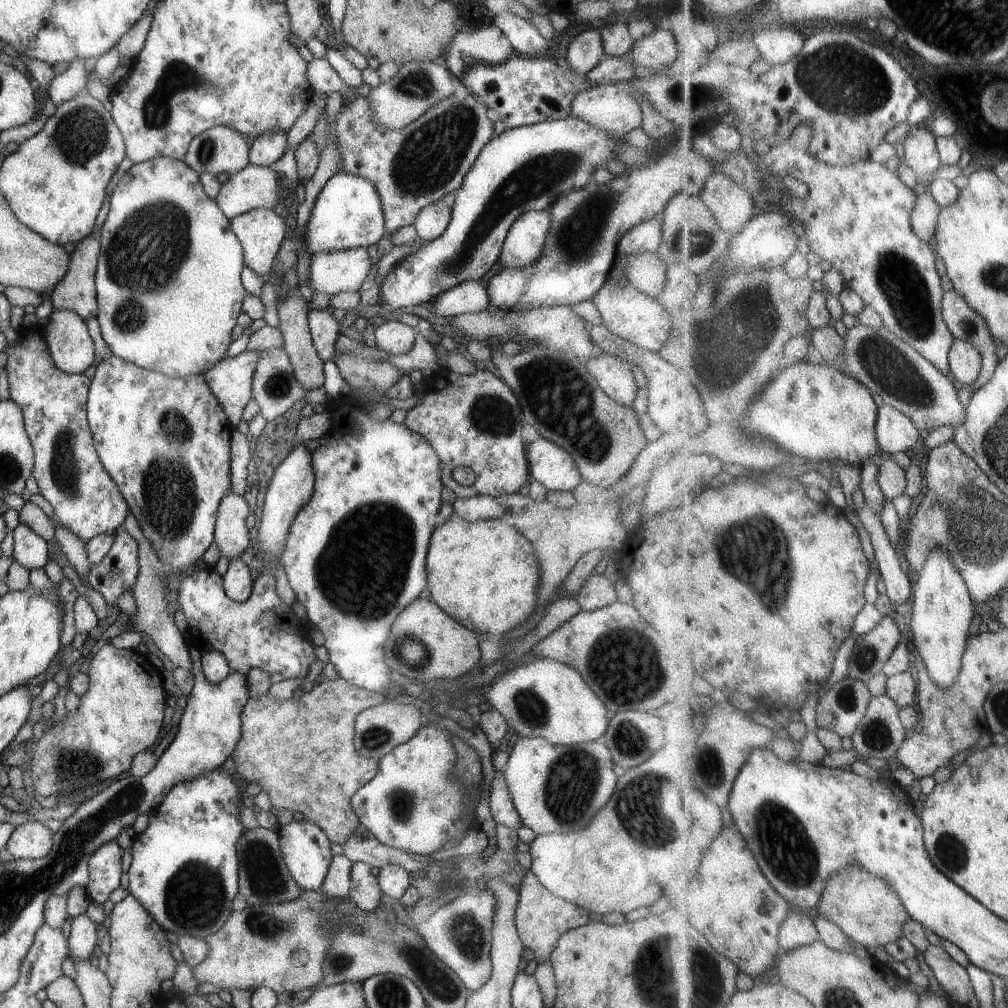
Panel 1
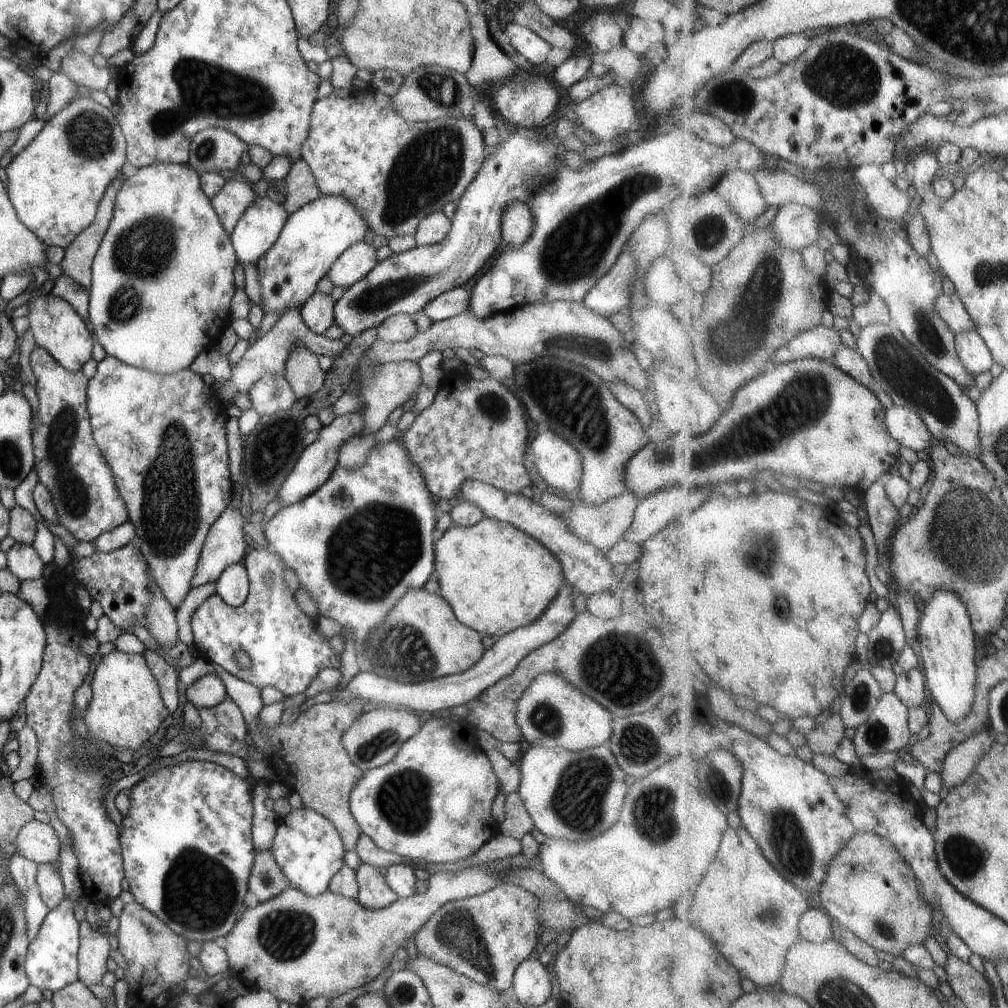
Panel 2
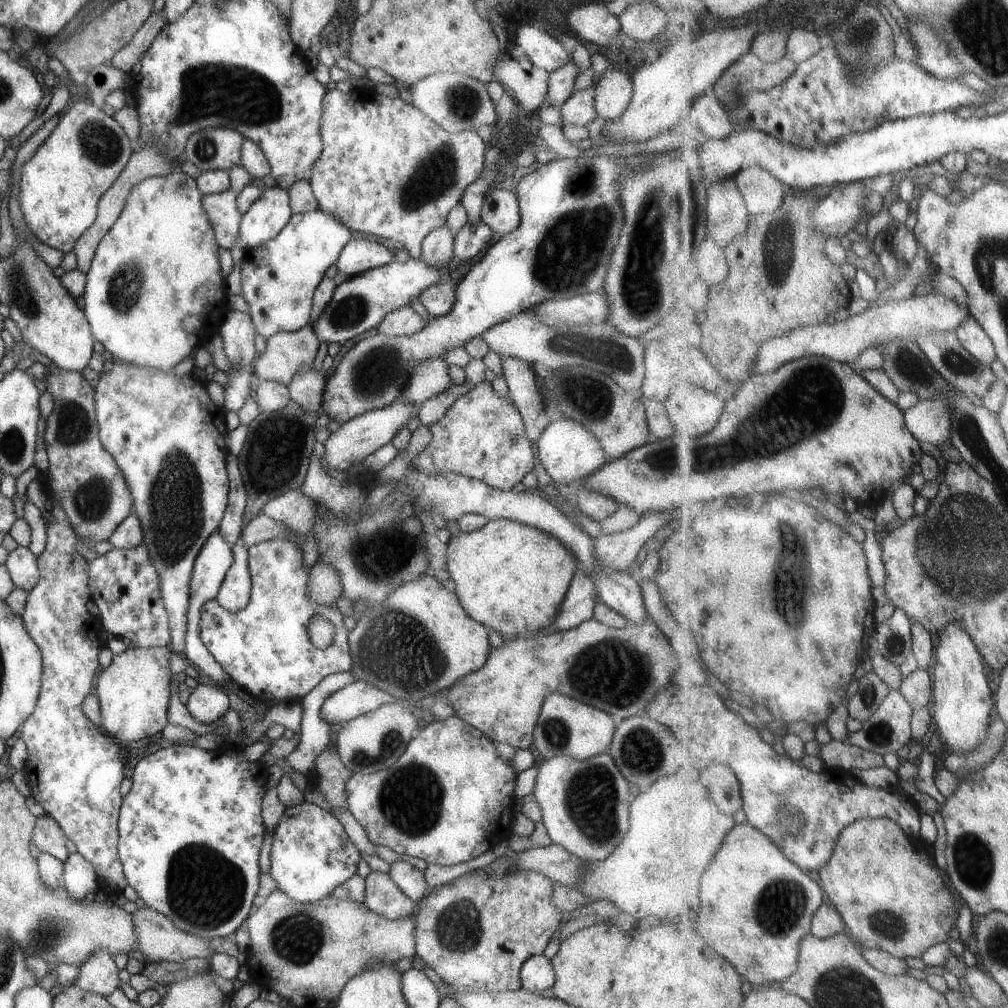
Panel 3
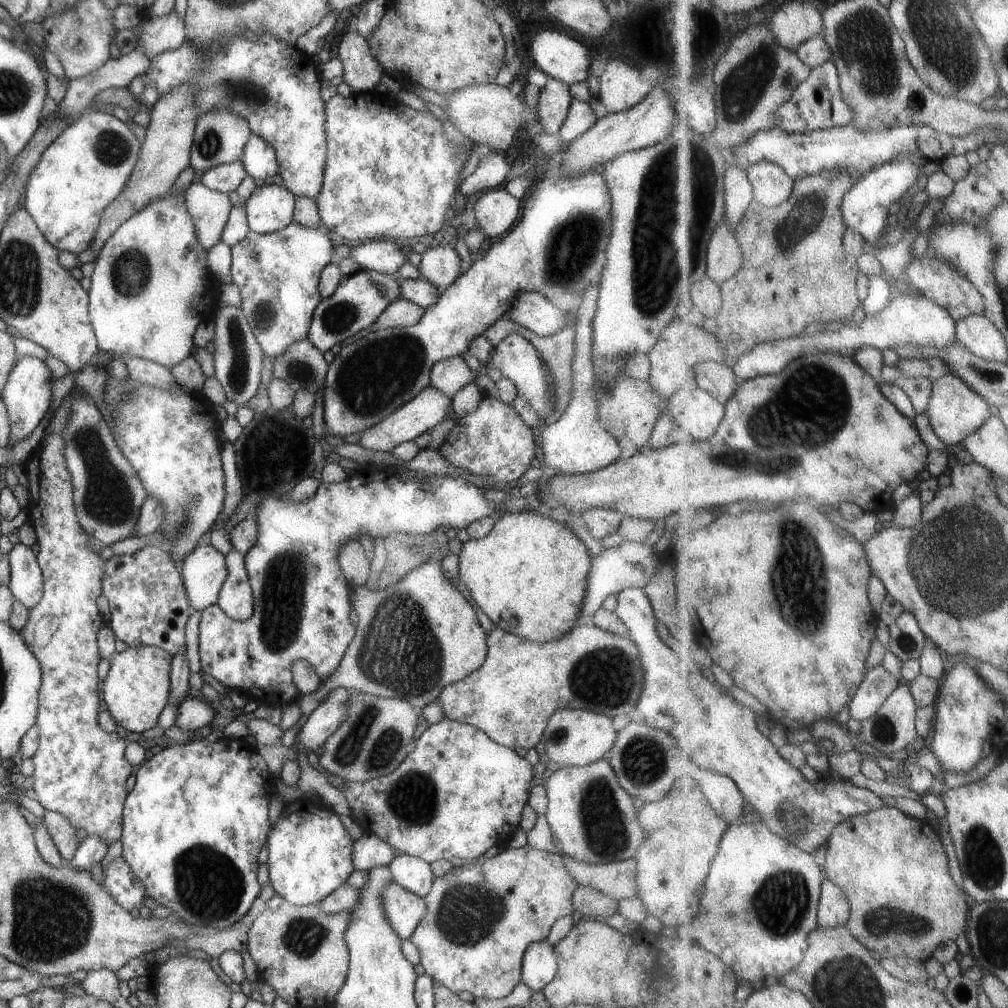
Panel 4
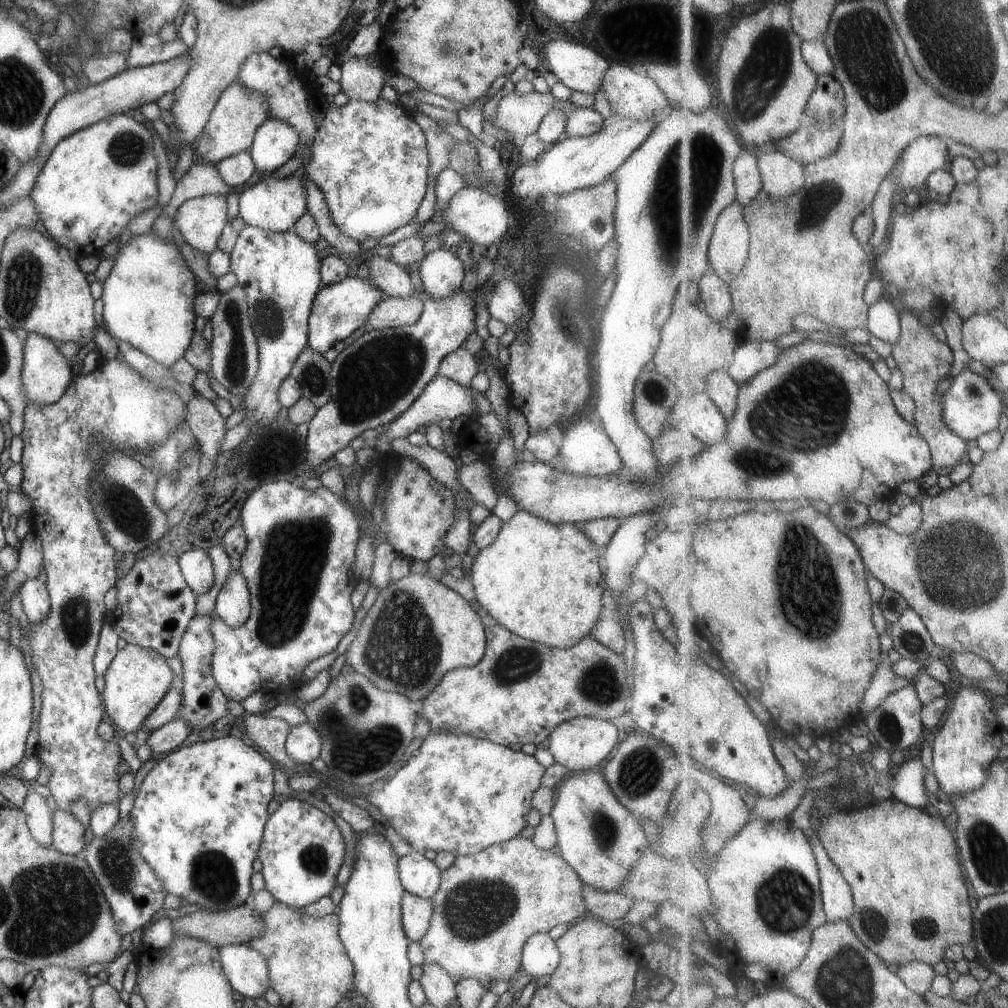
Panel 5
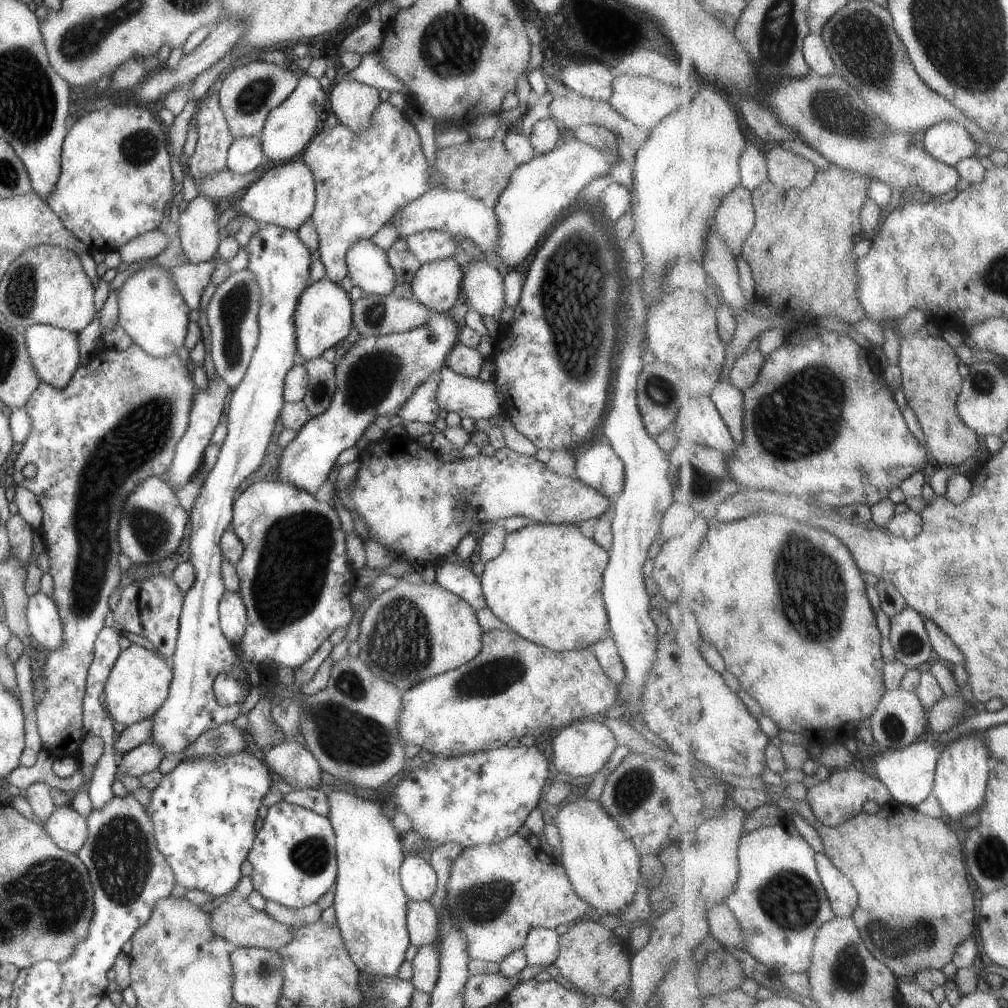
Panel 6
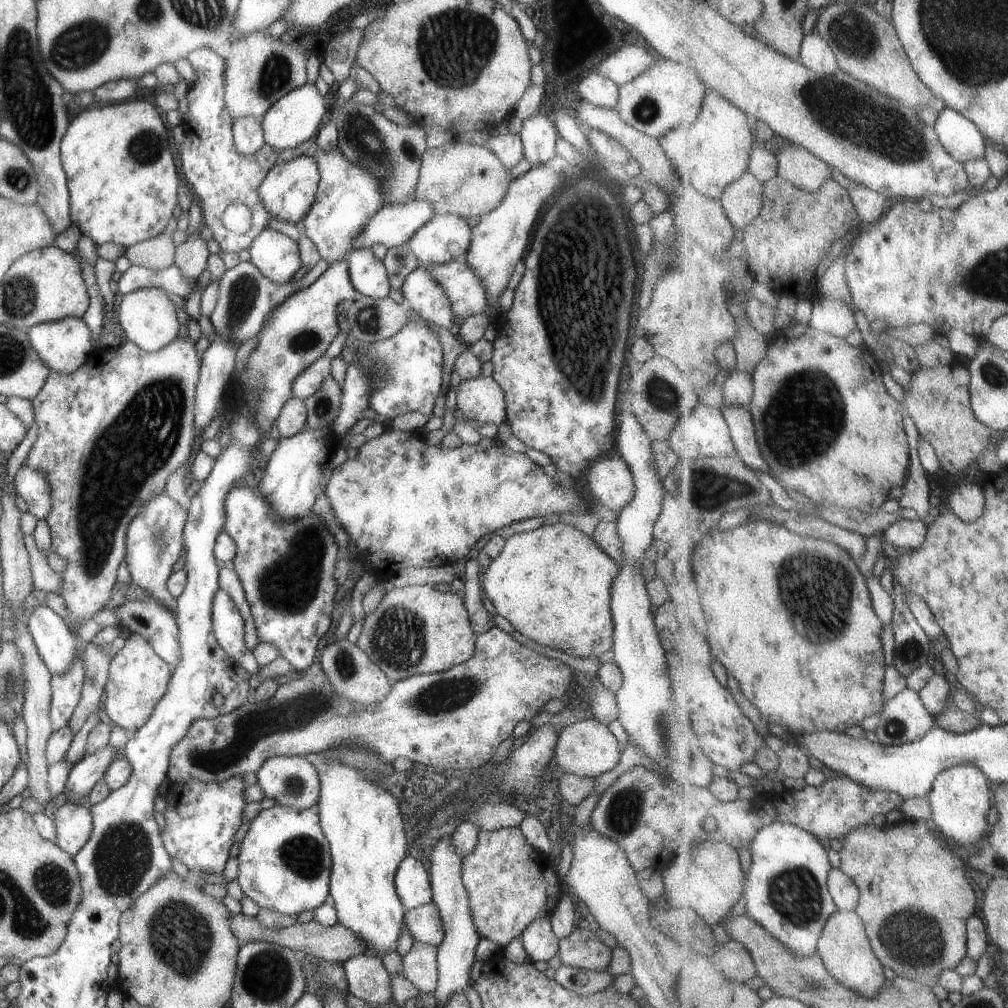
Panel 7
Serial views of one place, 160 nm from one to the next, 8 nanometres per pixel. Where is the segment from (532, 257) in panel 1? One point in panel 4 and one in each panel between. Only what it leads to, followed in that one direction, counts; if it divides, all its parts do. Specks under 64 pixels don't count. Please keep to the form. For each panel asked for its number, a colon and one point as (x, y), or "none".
2: (515, 222)
3: (499, 211)
4: (496, 211)

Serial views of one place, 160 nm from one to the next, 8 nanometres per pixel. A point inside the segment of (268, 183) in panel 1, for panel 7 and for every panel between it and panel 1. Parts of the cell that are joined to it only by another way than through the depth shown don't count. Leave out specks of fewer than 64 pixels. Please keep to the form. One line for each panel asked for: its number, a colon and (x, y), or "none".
2: (234, 197)
3: (221, 209)
4: (208, 209)
5: (199, 220)
6: (197, 231)
7: (190, 256)

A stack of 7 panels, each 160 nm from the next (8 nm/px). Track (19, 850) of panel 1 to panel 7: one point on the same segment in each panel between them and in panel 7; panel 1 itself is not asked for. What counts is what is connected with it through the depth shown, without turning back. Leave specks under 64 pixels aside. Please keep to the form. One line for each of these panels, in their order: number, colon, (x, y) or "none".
2: (37, 841)
3: (47, 836)
4: (62, 834)
5: (67, 833)
6: (67, 828)
7: (73, 823)

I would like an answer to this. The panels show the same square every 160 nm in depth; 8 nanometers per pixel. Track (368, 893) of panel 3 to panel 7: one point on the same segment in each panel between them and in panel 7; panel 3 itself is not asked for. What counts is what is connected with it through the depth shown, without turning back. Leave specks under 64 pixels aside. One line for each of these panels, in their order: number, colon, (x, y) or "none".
4: (403, 909)
5: (416, 912)
6: (421, 921)
7: (423, 922)

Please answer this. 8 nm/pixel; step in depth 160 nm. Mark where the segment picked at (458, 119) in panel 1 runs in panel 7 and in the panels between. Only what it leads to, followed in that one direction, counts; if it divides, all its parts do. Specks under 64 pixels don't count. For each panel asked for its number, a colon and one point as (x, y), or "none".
2: (394, 171)
3: (385, 169)
4: (389, 173)
5: (370, 160)
6: (360, 179)
7: (346, 196)

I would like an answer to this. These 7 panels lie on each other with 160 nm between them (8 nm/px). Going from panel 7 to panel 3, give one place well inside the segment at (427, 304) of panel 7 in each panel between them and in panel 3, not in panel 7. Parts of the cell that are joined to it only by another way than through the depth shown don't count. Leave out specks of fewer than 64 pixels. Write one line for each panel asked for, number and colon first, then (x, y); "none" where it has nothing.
3: (436, 248)
4: (439, 265)
5: (440, 271)
6: (436, 285)

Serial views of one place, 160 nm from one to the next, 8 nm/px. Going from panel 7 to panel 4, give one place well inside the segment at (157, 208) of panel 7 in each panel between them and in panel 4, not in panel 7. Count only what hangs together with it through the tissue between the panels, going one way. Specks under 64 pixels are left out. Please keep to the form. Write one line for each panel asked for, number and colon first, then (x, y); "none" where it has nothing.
4: (87, 165)
5: (96, 180)
6: (114, 184)

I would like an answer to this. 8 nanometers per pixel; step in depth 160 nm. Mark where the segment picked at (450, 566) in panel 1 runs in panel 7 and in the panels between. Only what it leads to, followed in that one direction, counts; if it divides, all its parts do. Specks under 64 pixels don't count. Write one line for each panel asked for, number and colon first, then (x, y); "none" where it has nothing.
2: (495, 577)
3: (511, 577)
4: (528, 574)
5: (541, 581)
6: (546, 583)
7: (552, 584)

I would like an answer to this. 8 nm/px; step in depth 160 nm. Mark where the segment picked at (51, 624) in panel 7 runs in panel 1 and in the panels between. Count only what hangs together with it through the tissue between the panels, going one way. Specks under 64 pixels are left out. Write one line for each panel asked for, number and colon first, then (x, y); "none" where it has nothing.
1: (29, 550)
2: (21, 560)
3: (21, 565)
4: (25, 583)
5: (34, 597)
6: (42, 618)

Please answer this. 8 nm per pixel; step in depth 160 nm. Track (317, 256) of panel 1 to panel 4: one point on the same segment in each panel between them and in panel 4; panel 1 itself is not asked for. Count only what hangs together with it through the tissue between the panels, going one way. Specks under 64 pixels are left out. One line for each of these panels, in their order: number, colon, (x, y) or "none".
2: (353, 263)
3: (361, 255)
4: (384, 257)

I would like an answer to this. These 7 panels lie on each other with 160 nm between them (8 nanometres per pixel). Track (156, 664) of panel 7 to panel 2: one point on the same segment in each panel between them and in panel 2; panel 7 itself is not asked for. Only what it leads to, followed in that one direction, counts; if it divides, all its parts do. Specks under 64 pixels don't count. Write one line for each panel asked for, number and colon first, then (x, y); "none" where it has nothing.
2: (125, 709)
3: (132, 692)
4: (135, 689)
5: (136, 679)
6: (138, 681)

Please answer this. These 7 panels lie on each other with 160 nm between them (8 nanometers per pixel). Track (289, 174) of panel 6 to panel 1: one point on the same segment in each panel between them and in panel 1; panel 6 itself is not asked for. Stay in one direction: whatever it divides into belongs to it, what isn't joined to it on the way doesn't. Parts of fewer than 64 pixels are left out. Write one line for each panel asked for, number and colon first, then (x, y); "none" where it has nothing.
1: (260, 232)
2: (258, 227)
3: (262, 221)
4: (268, 208)
5: (274, 204)

